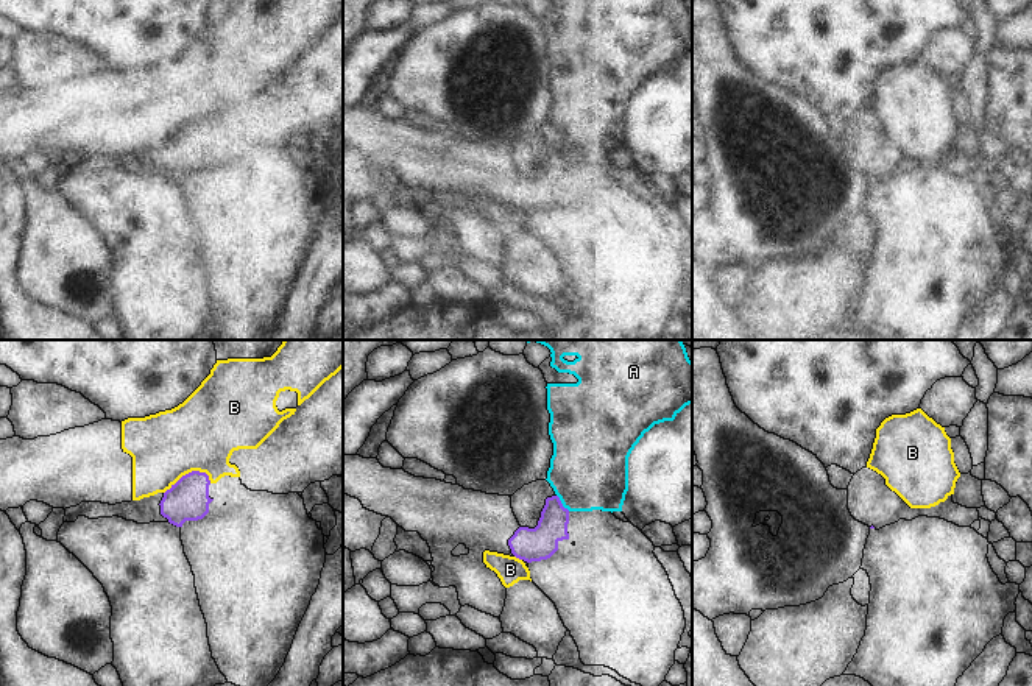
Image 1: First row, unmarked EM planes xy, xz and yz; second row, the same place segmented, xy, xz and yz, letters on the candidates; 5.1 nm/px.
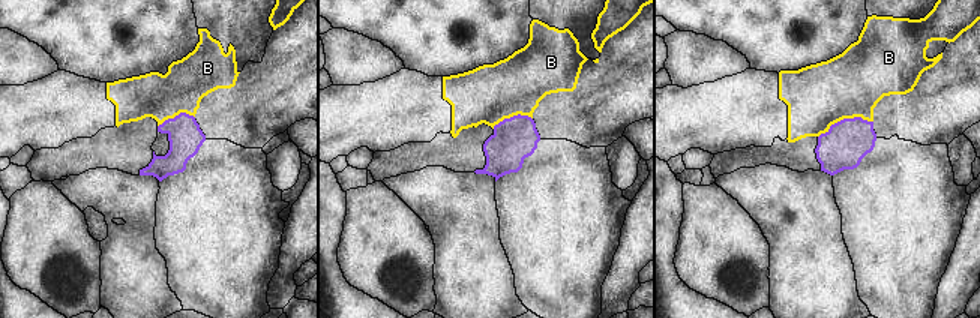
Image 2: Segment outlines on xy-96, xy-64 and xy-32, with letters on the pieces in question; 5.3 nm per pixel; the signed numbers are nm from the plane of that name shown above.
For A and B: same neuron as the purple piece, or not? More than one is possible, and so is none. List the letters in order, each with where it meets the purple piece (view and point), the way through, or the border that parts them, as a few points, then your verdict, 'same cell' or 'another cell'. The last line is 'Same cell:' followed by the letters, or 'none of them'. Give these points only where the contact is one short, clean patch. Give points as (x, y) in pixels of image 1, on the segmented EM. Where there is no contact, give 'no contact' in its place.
A: meets purple in xz at (561, 504); border along xz (557, 495), (560, 502), (569, 510); another cell
B: meets purple in xy at (189, 473); border along xy (211, 480), (204, 473), (189, 471), (164, 493); another cell
Same cell: none of them

